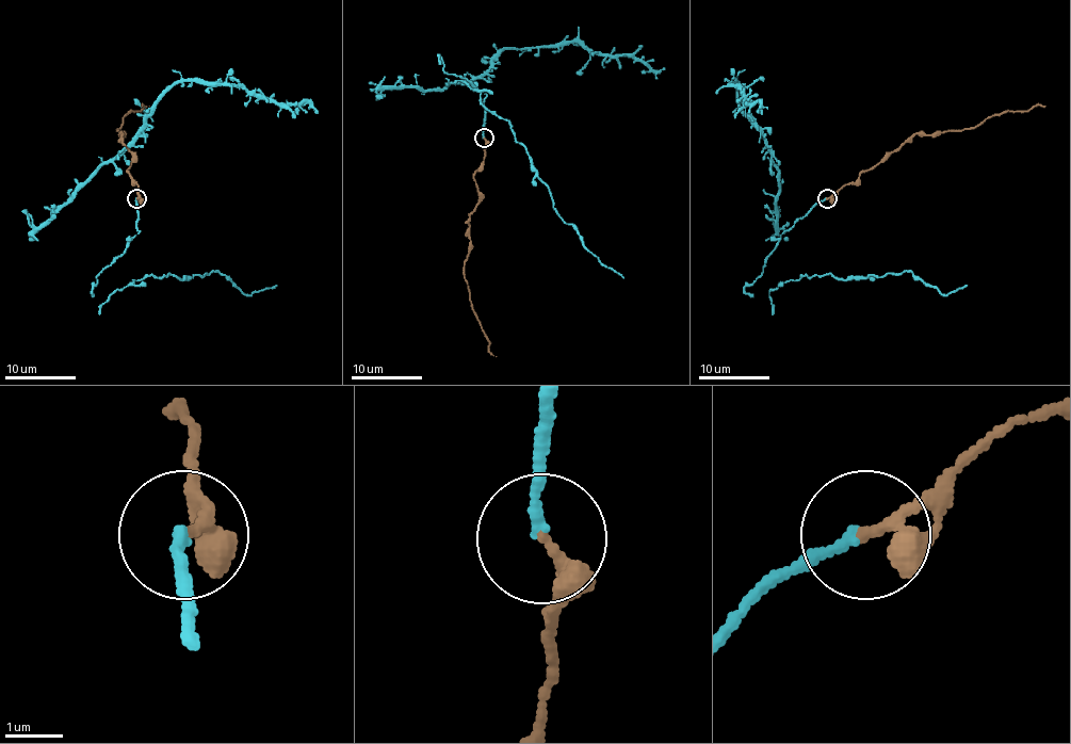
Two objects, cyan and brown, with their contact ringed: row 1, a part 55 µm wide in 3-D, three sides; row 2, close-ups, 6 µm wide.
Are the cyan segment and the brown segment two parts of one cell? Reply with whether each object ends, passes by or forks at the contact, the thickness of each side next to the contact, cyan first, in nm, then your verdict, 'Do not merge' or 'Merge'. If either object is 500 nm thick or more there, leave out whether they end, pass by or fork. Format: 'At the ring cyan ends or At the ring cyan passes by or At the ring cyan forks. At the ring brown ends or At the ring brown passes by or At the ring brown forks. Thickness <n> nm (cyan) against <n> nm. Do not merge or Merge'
At the ring cyan ends. At the ring brown ends. Thickness 180 nm (cyan) against 200 nm. Merge

